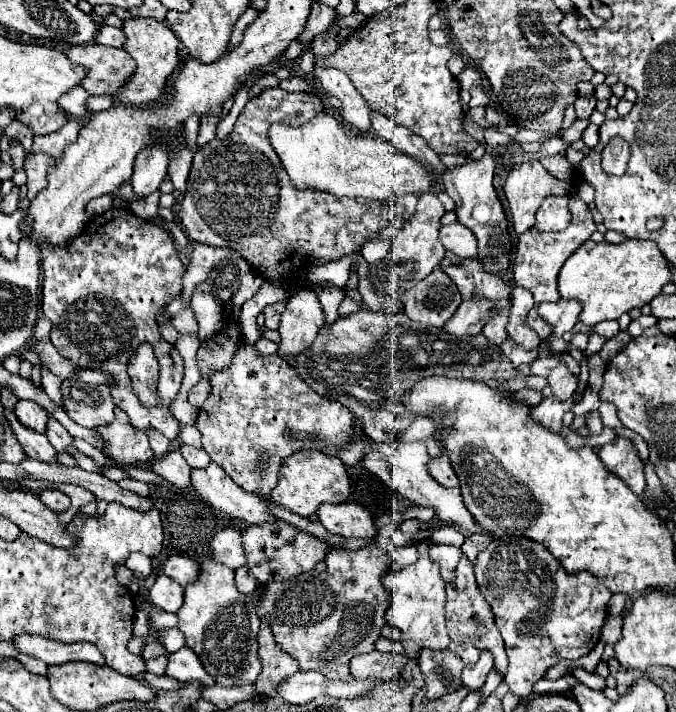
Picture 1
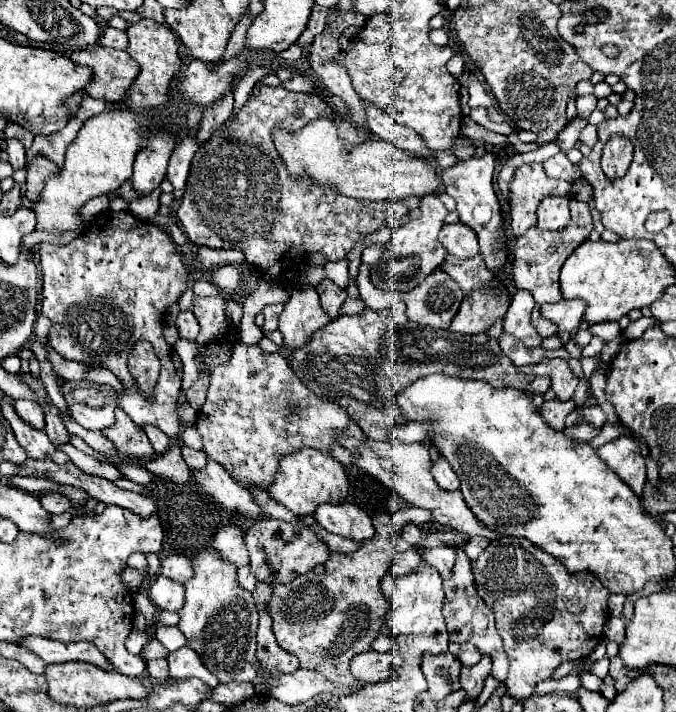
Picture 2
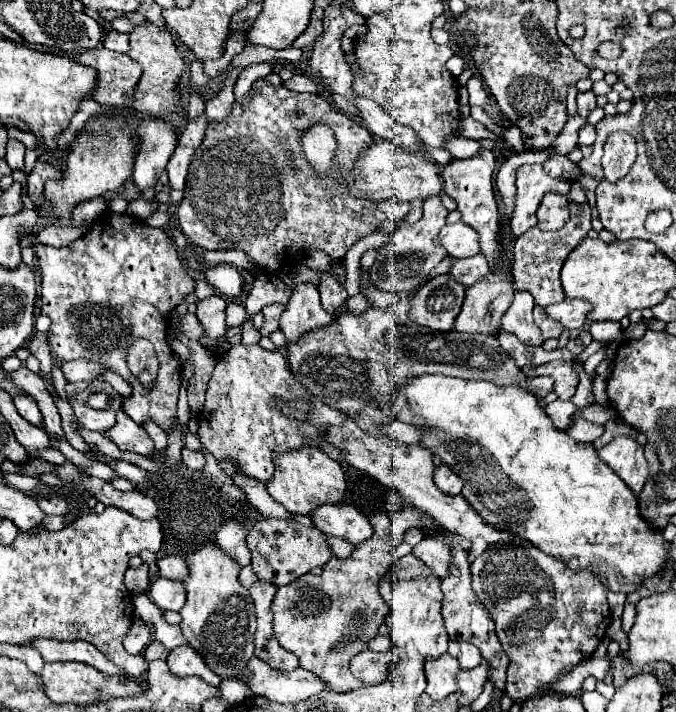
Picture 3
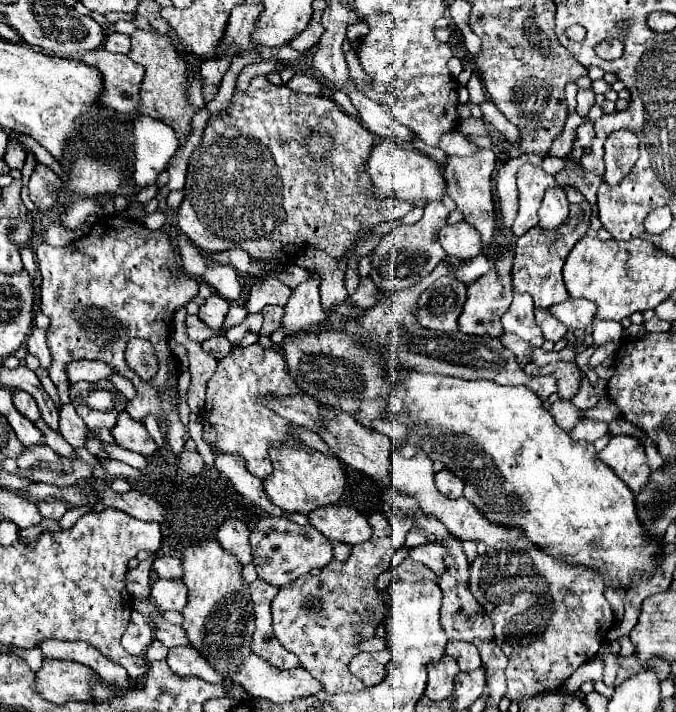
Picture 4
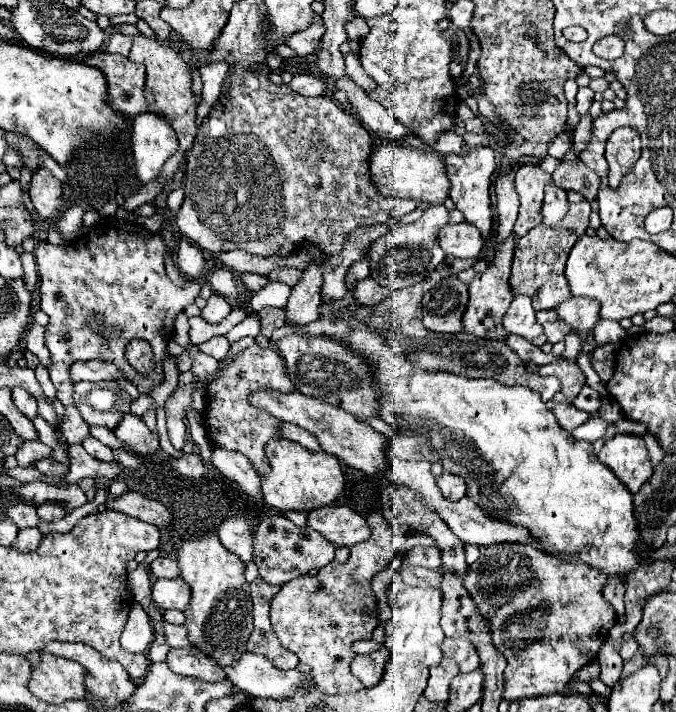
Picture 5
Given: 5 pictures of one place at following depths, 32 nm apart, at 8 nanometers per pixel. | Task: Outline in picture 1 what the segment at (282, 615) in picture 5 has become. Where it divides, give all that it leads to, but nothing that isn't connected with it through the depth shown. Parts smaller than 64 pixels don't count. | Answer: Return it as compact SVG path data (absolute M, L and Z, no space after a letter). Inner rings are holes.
M382 514L376 518L377 535L376 541L360 550L330 550L326 556L326 572L316 574L316 570L310 570L306 574L300 574L286 582L268 584L266 592L258 598L254 598L258 616L266 616L270 620L272 634L276 638L276 644L294 656L300 662L302 670L316 670L322 672L330 680L348 680L350 670L348 662L356 654L372 652L374 642L378 640L382 628L384 628L384 616L390 604L390 594L384 592L382 576L390 569L392 557L389 554L390 548L394 546L390 534L397 529L392 524L390 514Z

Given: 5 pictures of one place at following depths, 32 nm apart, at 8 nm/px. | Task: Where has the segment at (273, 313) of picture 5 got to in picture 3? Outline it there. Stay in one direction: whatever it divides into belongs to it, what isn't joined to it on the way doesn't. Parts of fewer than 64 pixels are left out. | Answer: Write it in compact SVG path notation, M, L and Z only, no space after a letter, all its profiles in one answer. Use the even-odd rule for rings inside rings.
M280 304L262 308L262 314L264 314L264 326L260 328L262 336L270 336L274 330L278 330L278 320L280 320L282 312L284 312L284 306L280 306Z

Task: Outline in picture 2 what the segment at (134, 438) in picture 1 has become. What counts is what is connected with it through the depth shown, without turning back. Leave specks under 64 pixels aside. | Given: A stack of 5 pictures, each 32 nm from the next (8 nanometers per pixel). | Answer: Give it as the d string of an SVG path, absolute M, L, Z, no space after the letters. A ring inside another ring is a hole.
M116 408L116 422L110 428L104 428L102 434L114 442L118 450L118 460L122 462L136 462L136 460L150 460L154 456L154 448L142 428L136 428L128 414Z

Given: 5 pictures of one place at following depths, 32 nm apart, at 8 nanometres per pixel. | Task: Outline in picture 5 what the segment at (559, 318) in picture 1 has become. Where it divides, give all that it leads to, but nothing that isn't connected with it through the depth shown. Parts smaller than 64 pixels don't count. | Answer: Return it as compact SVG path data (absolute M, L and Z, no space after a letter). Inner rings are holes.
M570 298L564 304L556 308L560 318L572 326L576 332L594 332L598 320L600 320L600 304L592 298Z

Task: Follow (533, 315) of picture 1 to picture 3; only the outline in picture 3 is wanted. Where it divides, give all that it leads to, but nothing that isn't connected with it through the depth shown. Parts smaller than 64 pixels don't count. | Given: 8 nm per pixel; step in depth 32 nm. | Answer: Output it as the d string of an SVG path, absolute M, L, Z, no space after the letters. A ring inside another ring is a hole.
M536 306L534 308L534 320L536 320L536 326L542 330L542 336L544 338L560 338L560 334L564 332L564 326L562 324L556 324L556 320L544 316L544 308Z

